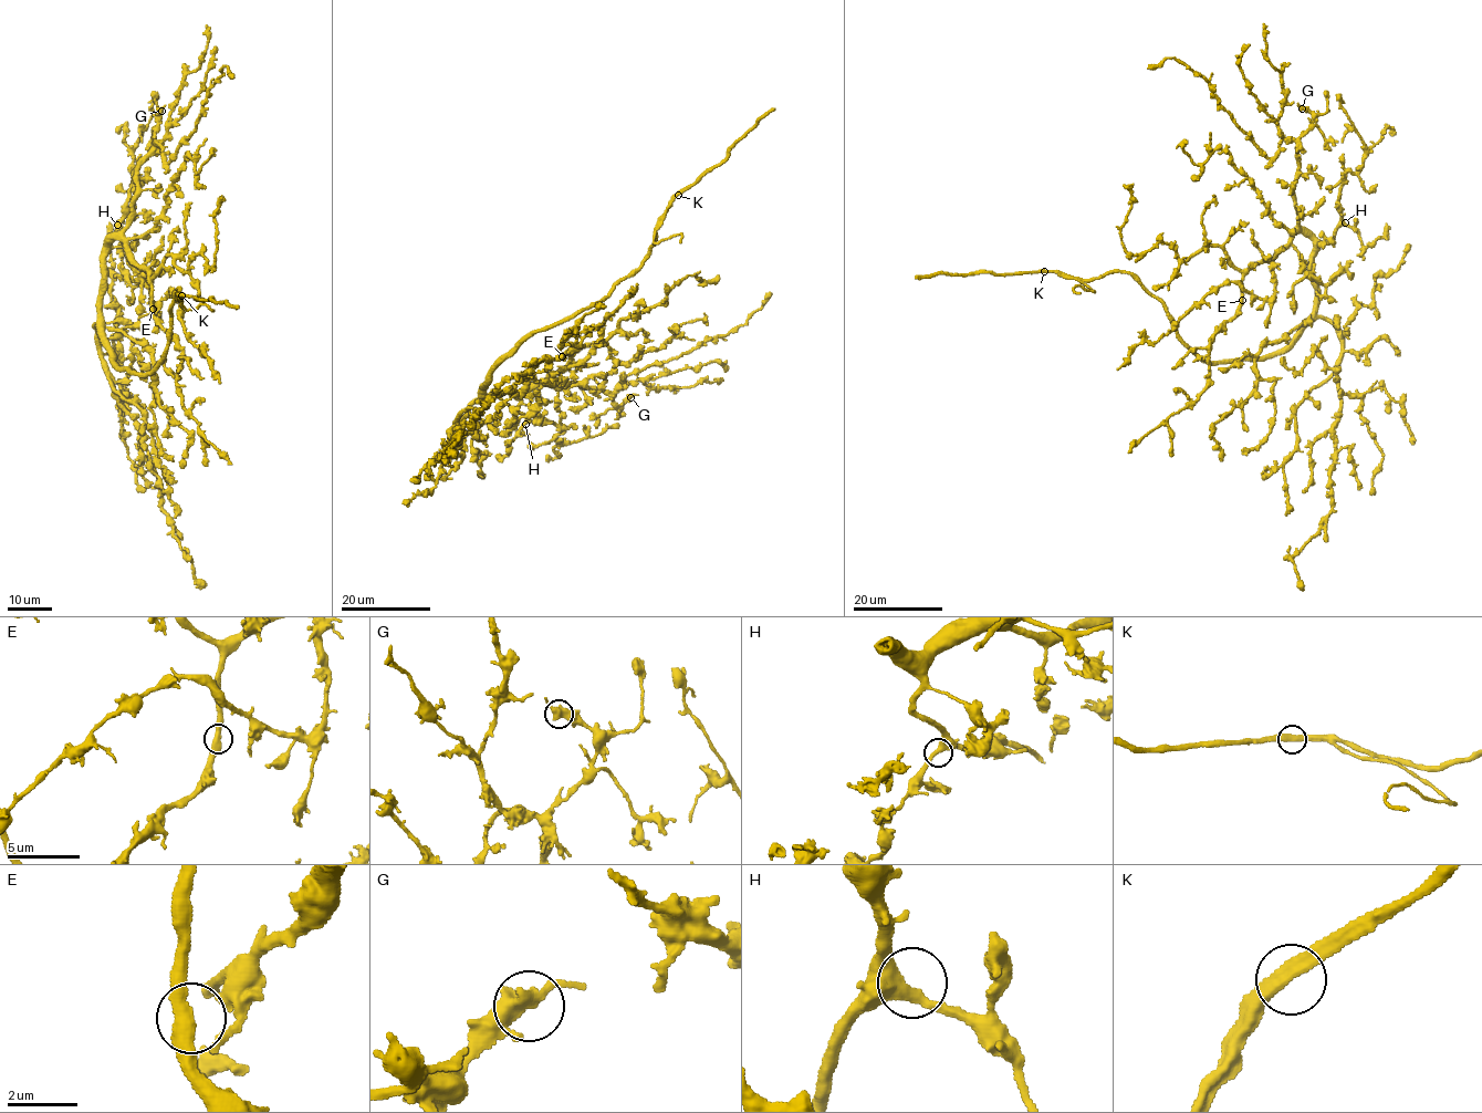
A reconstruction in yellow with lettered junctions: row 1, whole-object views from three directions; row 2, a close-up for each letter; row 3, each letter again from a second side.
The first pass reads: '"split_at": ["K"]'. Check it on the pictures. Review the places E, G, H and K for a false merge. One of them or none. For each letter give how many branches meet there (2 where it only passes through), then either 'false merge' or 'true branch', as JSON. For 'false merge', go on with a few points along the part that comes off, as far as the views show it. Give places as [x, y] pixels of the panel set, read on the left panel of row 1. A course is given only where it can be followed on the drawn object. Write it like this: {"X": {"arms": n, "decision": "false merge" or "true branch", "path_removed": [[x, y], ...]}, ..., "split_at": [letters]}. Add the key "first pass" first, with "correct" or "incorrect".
{"first pass": "correct", "E": {"arms": 2, "decision": "true branch"}, "G": {"arms": 2, "decision": "true branch"}, "H": {"arms": 2, "decision": "true branch"}, "K": {"arms": 2, "decision": "false merge", "path_removed": [[181, 295], [179, 298], [186, 309], [207, 304], [212, 311]]}, "split_at": ["K"]}

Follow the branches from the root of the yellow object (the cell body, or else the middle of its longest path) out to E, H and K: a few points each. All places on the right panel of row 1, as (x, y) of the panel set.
E: (1294, 339), (1314, 307), (1312, 240), (1295, 233), (1274, 256), (1249, 270), (1242, 280), (1242, 300)
H: (1294, 339), (1314, 307), (1314, 251), (1332, 239), (1345, 222)
K: (1294, 339), (1265, 357), (1208, 362), (1181, 340), (1164, 303), (1129, 273), (1107, 271), (1093, 280), (1044, 272)

